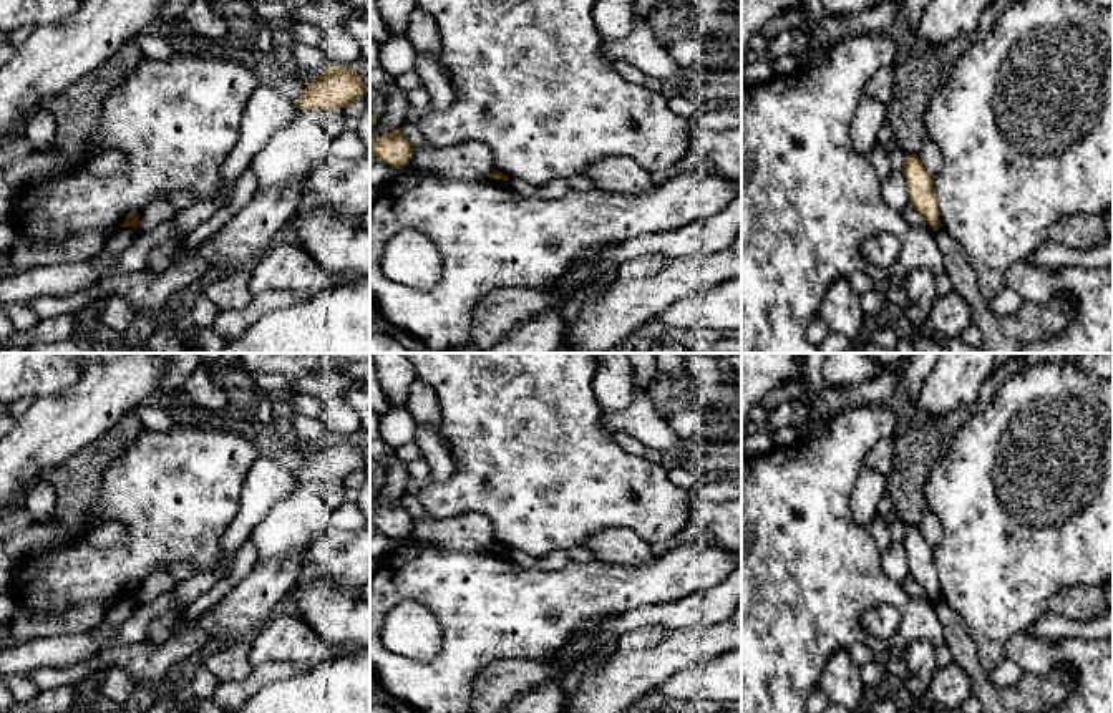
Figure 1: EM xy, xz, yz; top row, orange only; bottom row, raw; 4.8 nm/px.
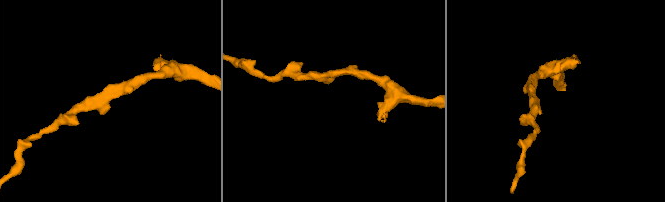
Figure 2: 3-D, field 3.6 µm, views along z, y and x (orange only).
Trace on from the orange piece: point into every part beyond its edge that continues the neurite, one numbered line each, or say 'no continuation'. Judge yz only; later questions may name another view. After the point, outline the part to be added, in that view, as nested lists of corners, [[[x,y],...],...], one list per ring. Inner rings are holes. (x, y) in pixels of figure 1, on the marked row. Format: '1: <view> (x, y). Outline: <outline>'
no continuation

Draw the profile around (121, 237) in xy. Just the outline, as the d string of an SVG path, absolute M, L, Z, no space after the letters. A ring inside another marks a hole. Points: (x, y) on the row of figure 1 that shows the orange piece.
M119 227L114 234L106 240L104 249L96 255L103 264L121 254L133 239L139 234L138 227Z

